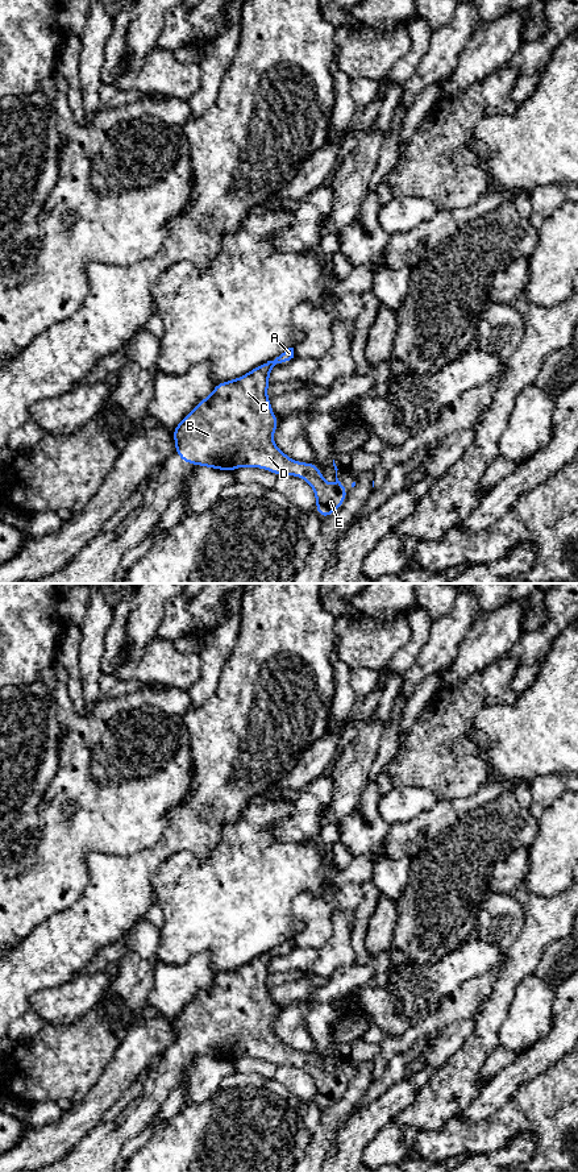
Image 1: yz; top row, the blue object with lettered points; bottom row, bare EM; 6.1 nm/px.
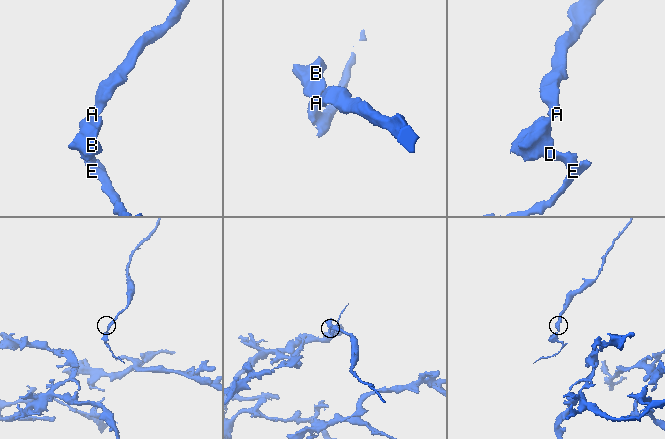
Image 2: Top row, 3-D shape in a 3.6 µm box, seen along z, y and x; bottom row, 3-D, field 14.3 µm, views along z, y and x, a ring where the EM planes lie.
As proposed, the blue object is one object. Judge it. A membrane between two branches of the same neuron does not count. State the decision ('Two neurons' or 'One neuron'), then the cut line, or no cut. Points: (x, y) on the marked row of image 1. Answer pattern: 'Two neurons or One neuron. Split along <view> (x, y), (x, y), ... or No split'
One neuron. No split

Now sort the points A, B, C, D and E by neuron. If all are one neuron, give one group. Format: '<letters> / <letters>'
A B C D E

